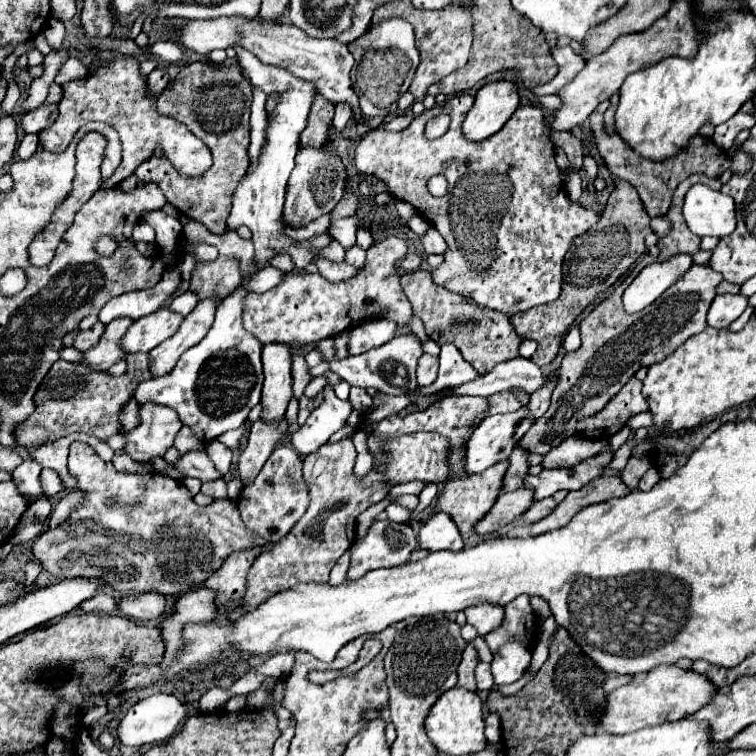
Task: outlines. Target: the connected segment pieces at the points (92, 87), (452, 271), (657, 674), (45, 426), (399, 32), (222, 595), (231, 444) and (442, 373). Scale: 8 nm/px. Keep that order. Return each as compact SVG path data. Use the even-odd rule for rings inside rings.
M127 57L127 59L121 59L121 63L113 61L113 63L99 67L93 75L87 75L85 79L65 83L63 97L59 101L57 121L51 127L37 133L41 147L51 153L61 153L67 149L75 131L81 125L85 125L89 121L103 121L103 123L109 123L111 127L115 127L115 131L119 133L121 143L123 143L123 161L117 167L117 171L113 173L113 177L109 177L105 181L107 187L117 187L123 179L133 175L135 169L155 151L155 147L161 147L165 151L165 157L177 167L179 173L203 175L211 167L209 147L199 137L191 135L191 131L187 131L187 127L183 127L183 123L177 123L171 117L159 115L155 111L155 97L137 99L137 93L139 93L137 89L141 89L141 95L143 95L145 81L147 79L141 77L141 73L139 73L139 61L133 57Z
M461 93L451 97L445 105L435 105L433 109L423 111L411 121L407 129L399 133L385 131L381 127L373 129L359 141L355 149L355 165L363 175L371 175L383 181L393 197L407 201L415 209L419 209L419 215L423 215L445 237L449 245L445 261L441 267L431 271L437 285L447 287L449 291L455 291L463 297L475 299L479 305L485 305L489 309L515 315L559 297L563 285L563 259L571 243L589 227L593 227L599 215L595 211L579 207L579 203L567 197L563 181L559 177L559 167L555 165L553 143L543 127L541 107L521 105L505 123L505 127L483 143L467 141L461 131L463 119L471 107L473 97L469 93ZM439 113L447 113L451 117L449 131L443 137L429 141L423 137L425 123ZM433 175L445 175L449 181L449 189L443 197L431 197L431 193L427 191L427 181ZM453 189L455 211L449 211L453 203Z
M661 665L645 673L643 679L633 679L629 685L611 691L607 697L605 715L599 723L607 733L623 735L667 721L677 721L693 715L699 707L705 707L707 699L711 699L711 691L715 691L715 685L707 683L703 675L677 665Z
M149 353L129 355L129 367L121 377L111 377L101 371L97 373L85 365L59 359L35 393L35 411L15 429L15 441L25 449L35 449L75 431L91 433L101 441L109 441L109 437L123 431L119 423L123 405L133 399L135 387L145 379L151 379Z
M387 19L381 25L371 27L365 35L349 45L351 55L355 57L353 71L353 89L359 95L361 111L365 117L389 117L397 111L397 99L407 91L415 67L419 63L419 51L415 47L413 27L403 19Z
M255 547L255 549L231 553L227 563L223 563L223 567L203 583L205 587L217 591L217 599L215 599L217 605L237 603L245 597L245 593L247 593L247 571L251 569L251 563L263 551L265 551L265 547Z
M243 423L239 429L225 431L223 435L219 435L219 441L221 441L223 445L227 445L229 449L237 449L237 447L241 445L241 439L243 439L243 435L247 433L247 425L249 425L249 423Z
M453 343L441 345L439 361L441 361L441 367L439 367L437 381L433 385L429 385L429 387L421 387L419 389L421 395L429 395L429 393L433 395L433 393L437 393L437 391L441 391L445 387L457 387L457 385L463 385L463 383L473 381L477 377L471 363L467 363L459 355L459 349Z

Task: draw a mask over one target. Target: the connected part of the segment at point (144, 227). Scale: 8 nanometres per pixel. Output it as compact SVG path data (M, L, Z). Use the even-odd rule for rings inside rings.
M139 222L135 225L132 232L132 239L135 242L154 243L155 231L145 222Z

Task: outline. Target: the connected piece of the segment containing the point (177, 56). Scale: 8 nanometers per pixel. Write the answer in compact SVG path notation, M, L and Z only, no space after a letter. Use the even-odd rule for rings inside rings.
M157 41L153 45L149 45L151 53L159 57L159 61L163 61L165 65L169 63L179 63L183 61L187 55L185 55L185 49L173 41Z

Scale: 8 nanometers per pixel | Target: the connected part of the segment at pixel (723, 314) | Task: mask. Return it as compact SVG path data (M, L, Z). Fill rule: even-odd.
M717 295L707 313L707 323L715 329L729 327L747 307L747 297L743 295Z

